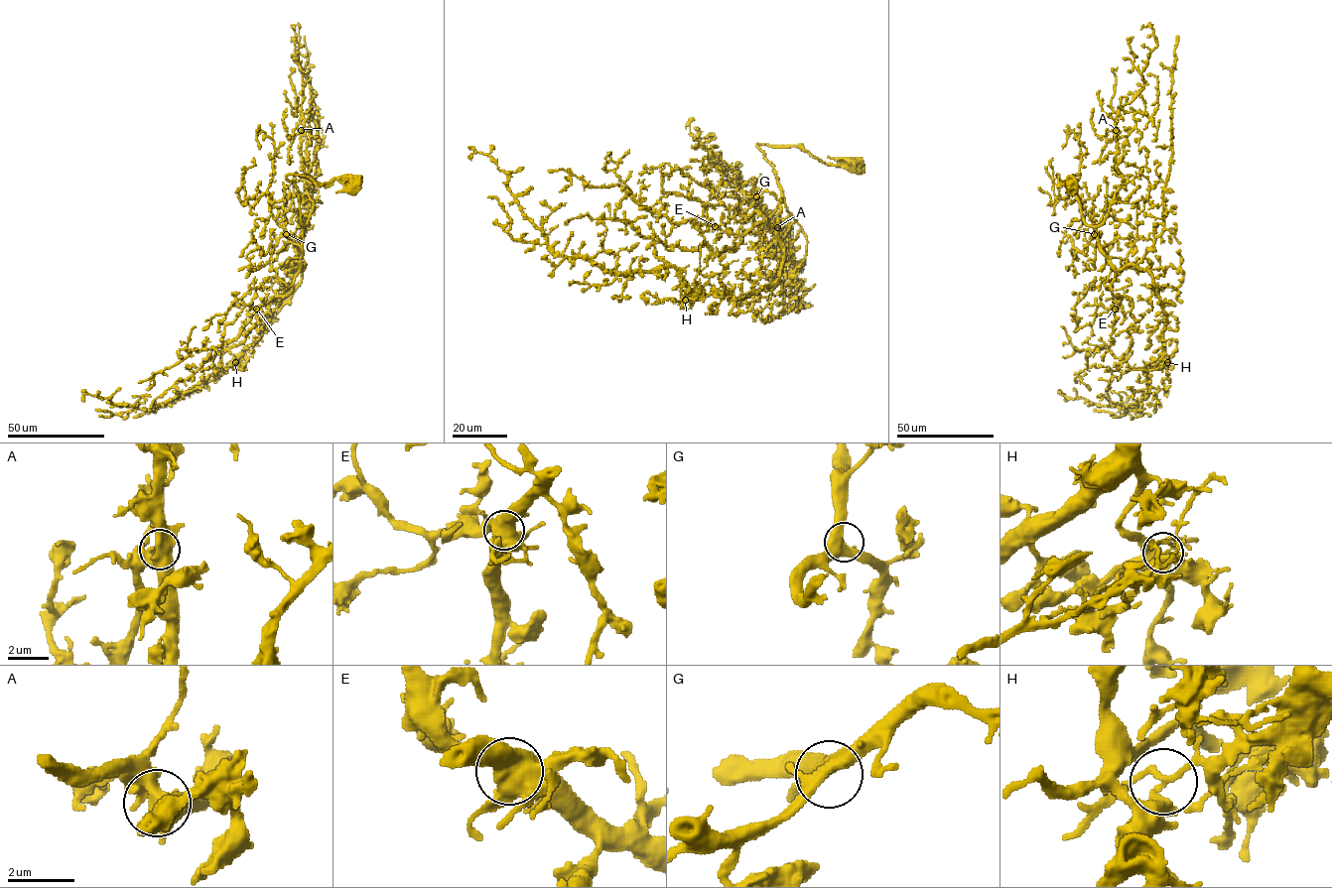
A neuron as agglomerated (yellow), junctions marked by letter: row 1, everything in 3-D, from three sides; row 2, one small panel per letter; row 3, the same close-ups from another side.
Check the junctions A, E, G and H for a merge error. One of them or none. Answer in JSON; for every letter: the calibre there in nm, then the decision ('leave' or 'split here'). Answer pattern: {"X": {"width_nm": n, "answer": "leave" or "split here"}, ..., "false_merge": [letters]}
{"A": {"width_nm": 500, "answer": "leave"}, "E": {"width_nm": 550, "answer": "leave"}, "G": {"width_nm": 440, "answer": "leave"}, "H": {"width_nm": 240, "answer": "split here"}, "false_merge": ["H"]}

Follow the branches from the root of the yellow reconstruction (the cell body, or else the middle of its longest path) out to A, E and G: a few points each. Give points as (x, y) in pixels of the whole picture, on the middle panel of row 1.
A: (852, 166), (823, 163), (797, 147), (758, 145), (772, 166), (784, 203), (795, 218), (784, 236), (777, 227)
E: (852, 166), (823, 163), (797, 147), (758, 145), (781, 190), (778, 222), (761, 221), (741, 234), (715, 226)
G: (852, 166), (823, 163), (797, 147), (758, 145), (772, 166), (781, 196), (777, 198), (768, 191), (756, 196)

